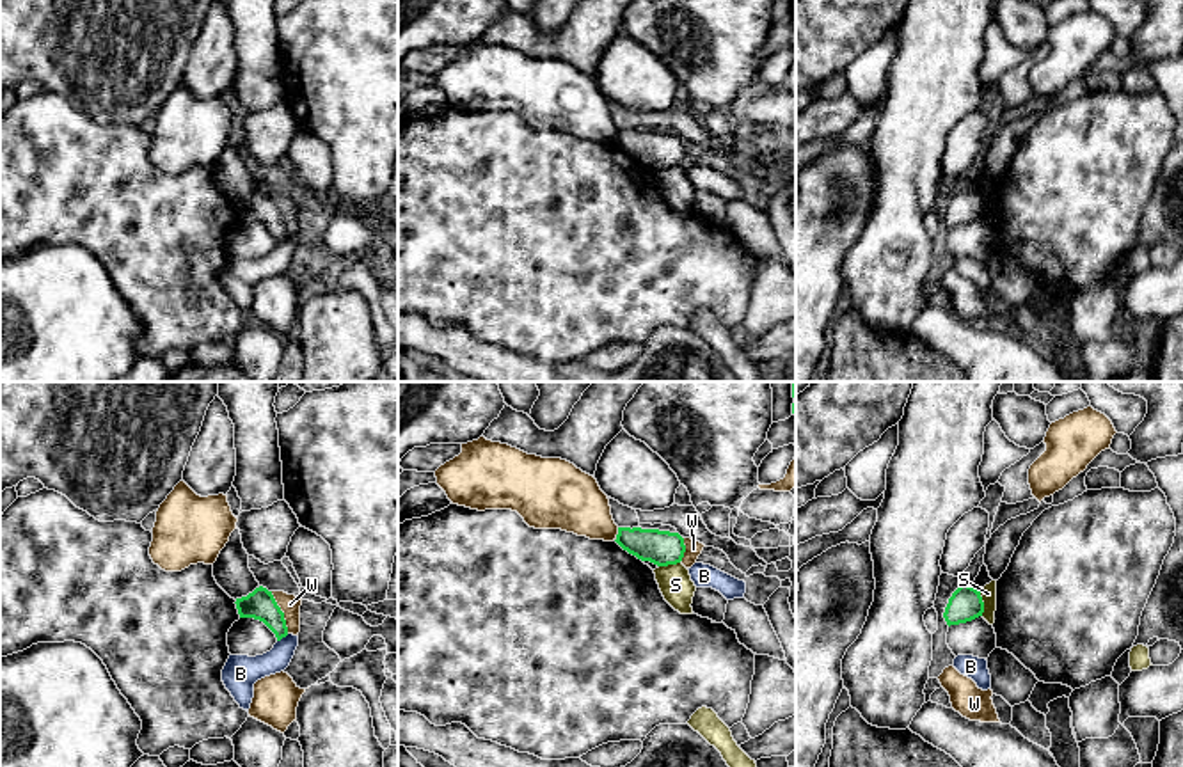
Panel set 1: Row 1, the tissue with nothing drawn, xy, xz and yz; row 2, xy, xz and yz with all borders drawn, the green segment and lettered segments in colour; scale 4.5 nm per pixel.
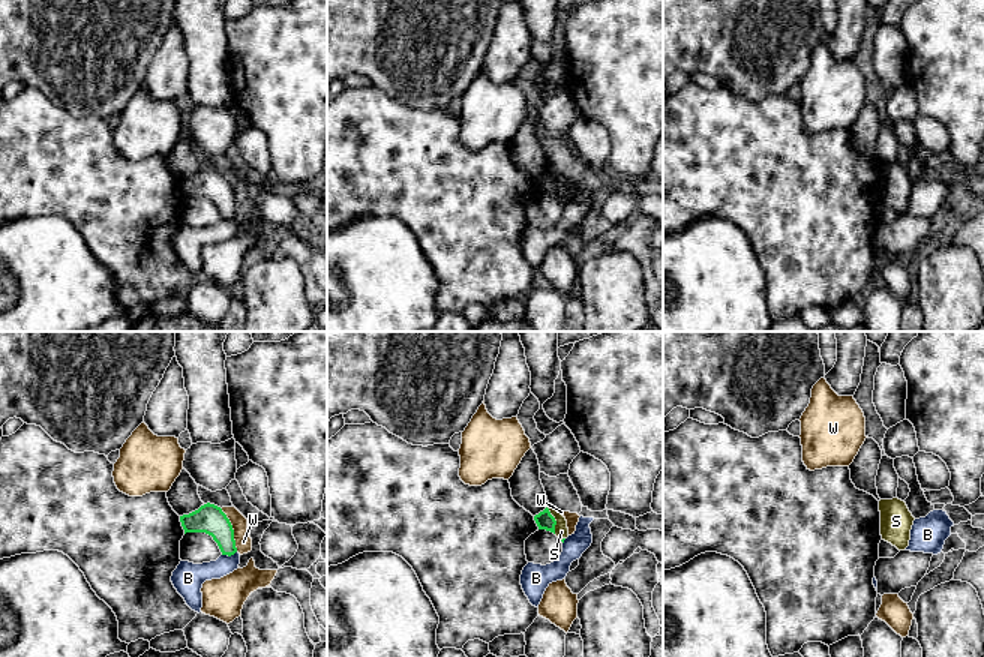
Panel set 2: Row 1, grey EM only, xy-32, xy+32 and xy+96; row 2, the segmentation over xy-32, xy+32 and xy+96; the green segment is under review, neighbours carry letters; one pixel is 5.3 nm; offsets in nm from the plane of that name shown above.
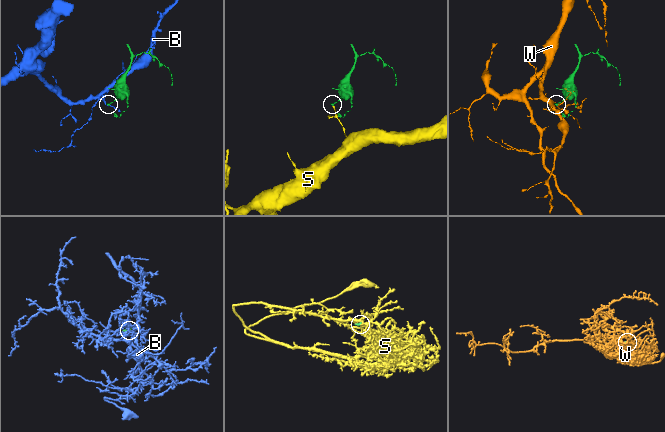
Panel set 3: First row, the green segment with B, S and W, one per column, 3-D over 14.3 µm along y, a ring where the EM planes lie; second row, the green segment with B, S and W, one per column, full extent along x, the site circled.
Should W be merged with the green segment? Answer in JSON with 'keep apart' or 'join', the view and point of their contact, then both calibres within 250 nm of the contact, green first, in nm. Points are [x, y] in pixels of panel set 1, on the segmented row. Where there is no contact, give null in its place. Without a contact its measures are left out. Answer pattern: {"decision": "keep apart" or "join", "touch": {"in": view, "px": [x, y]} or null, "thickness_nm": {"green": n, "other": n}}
{"decision": "keep apart", "touch": {"in": "xy", "px": [283, 613]}, "thickness_nm": {"green": 140, "other": 90}}

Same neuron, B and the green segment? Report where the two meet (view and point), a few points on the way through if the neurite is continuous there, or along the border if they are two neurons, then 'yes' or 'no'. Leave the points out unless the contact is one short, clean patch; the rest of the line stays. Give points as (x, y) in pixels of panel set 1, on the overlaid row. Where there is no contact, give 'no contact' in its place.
contact xy (283, 636); border xy (288, 634), (277, 641); no

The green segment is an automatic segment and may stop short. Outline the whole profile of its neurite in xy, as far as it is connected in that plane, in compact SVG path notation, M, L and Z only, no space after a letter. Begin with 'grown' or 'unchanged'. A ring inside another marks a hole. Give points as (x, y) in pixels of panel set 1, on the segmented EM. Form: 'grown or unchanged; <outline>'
unchanged; M259 586L247 597L236 598L234 604L240 618L263 621L275 634L277 641L288 636L284 613L266 588Z

